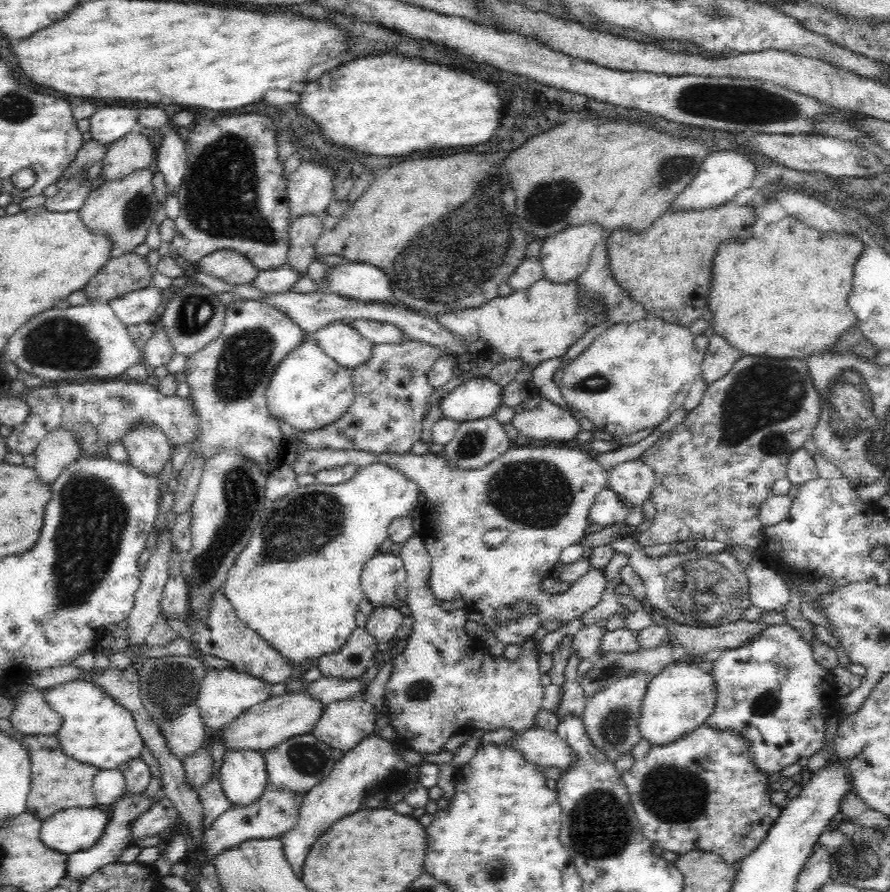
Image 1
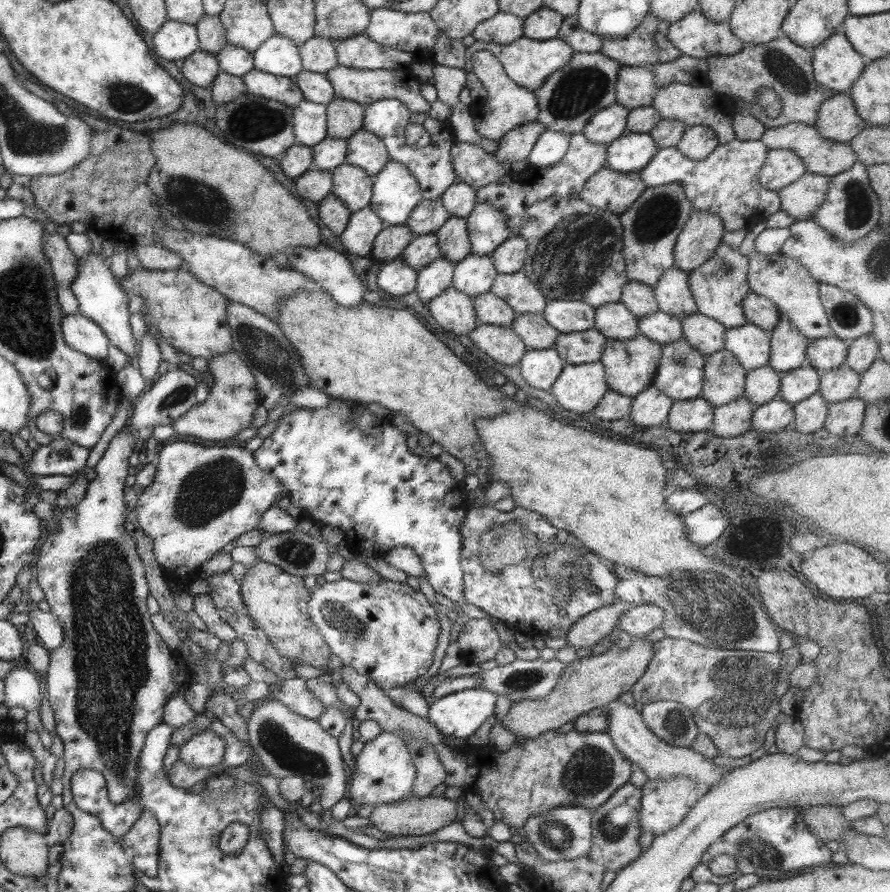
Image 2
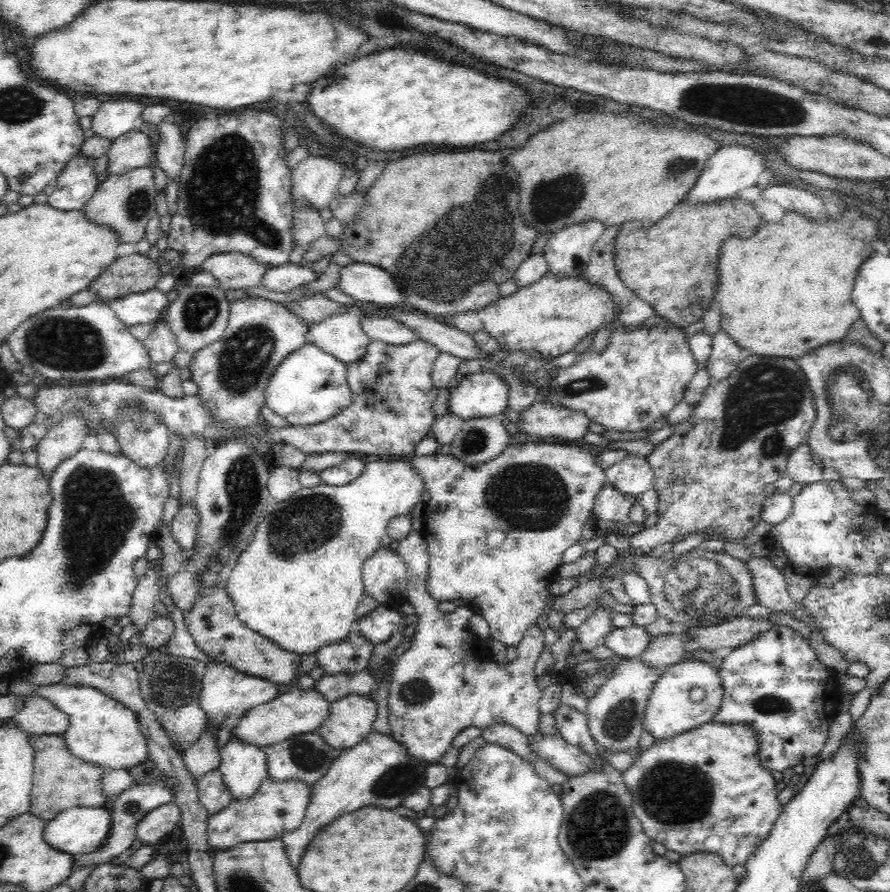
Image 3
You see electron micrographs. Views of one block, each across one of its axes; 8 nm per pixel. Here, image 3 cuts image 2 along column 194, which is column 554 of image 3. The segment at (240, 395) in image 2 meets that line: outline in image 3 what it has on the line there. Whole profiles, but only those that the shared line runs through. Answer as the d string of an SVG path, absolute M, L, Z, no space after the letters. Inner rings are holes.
M536 399L518 417L518 430L536 440L552 437L563 441L576 441L589 432L589 419L585 414L546 403L544 400Z

